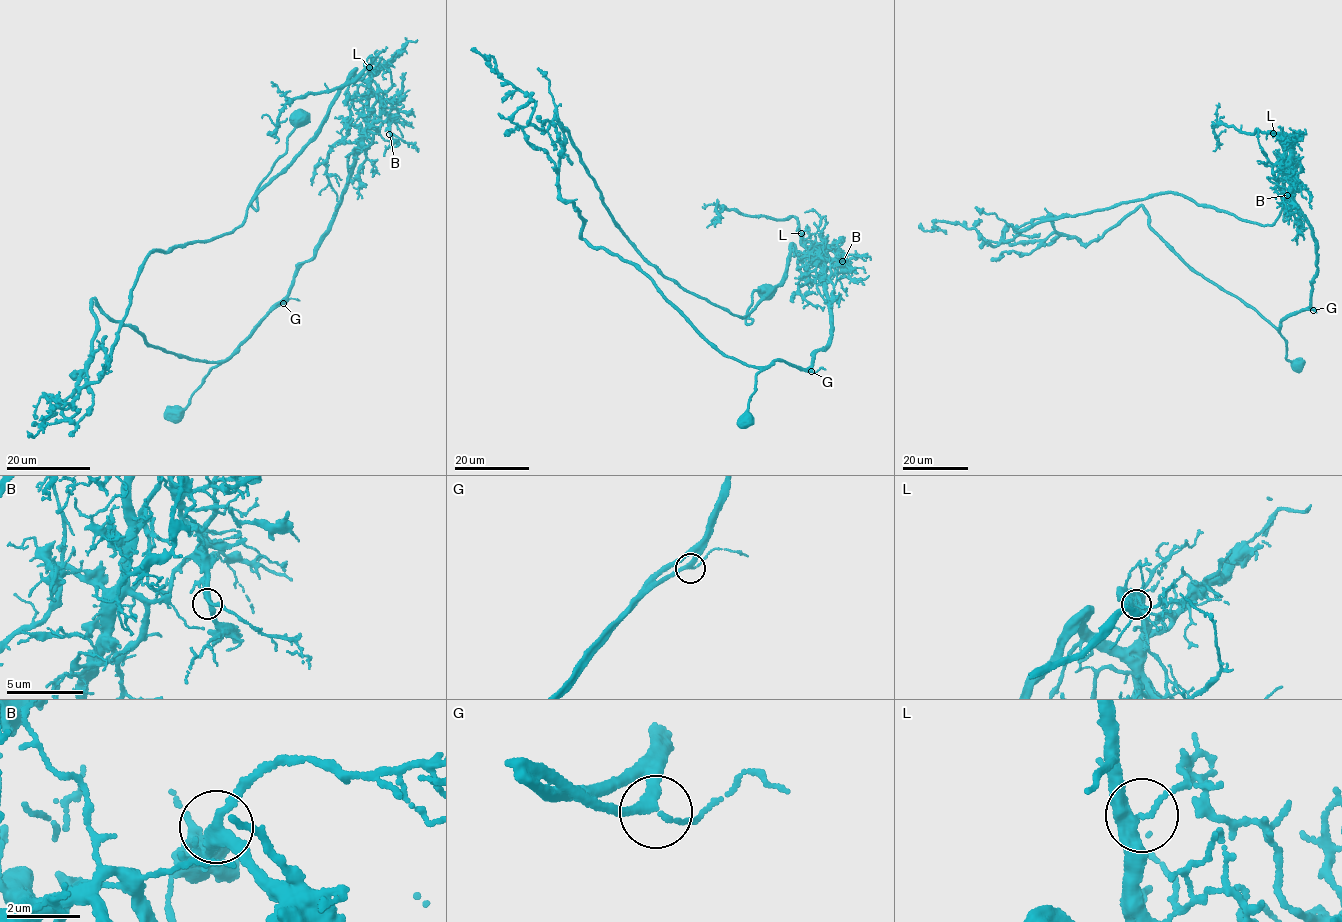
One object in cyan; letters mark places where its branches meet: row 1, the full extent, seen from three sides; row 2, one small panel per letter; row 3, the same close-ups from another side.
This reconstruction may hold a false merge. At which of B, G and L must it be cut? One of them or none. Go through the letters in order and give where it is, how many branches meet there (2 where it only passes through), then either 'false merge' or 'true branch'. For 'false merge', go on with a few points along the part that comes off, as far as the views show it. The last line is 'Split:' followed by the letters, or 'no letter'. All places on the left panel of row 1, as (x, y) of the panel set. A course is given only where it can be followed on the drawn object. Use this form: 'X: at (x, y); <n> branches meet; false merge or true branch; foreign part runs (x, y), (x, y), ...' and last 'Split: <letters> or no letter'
B: at (389, 134); 3 branches meet; true branch
G: at (283, 303); 3 branches meet; true branch
L: at (369, 67); 3 branches meet; false merge; foreign part runs (369, 67), (385, 64), (352, 72), (241, 226), (148, 255), (77, 412), (27, 431)
Split: L

